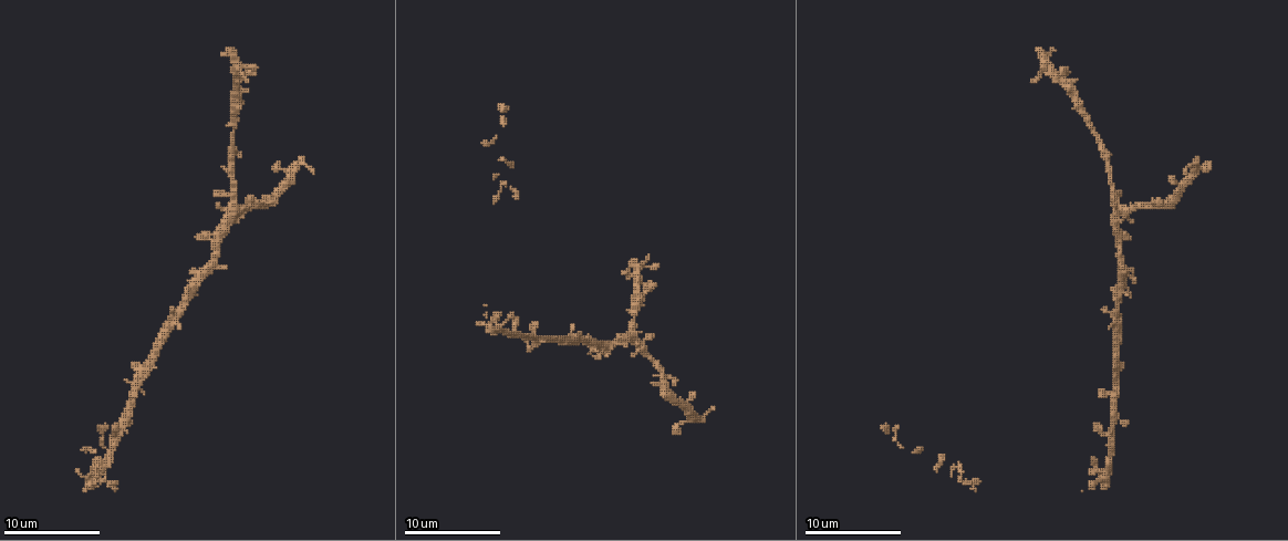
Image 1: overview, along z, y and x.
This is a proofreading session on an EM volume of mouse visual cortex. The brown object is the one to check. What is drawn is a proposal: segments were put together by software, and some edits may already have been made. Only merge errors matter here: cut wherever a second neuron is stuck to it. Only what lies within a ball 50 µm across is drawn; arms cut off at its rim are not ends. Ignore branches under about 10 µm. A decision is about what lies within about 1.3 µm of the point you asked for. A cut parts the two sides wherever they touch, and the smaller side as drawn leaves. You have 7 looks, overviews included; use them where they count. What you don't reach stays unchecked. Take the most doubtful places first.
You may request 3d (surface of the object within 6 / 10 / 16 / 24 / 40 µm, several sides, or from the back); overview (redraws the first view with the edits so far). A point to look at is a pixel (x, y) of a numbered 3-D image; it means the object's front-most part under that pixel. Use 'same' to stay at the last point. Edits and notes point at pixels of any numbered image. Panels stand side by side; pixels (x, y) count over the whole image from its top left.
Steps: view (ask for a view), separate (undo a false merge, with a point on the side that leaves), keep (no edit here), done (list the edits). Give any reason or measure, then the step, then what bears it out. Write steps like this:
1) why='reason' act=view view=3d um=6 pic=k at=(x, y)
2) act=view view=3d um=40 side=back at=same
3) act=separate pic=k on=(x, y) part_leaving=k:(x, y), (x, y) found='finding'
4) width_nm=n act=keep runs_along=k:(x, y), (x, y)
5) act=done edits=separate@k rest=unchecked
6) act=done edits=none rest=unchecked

why='a fork' act=view view=3d um=10 pic=1 at=(139, 383)

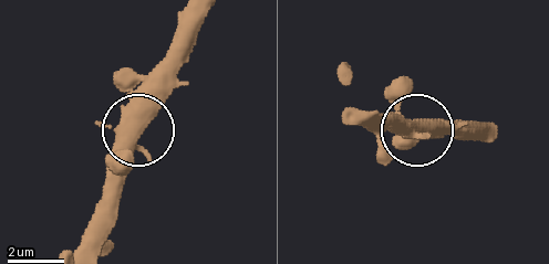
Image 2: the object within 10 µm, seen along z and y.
width_nm=440 act=keep runs_along=2:(125, 116), (134, 123), (171, 73) found='continuous, no second neuron'

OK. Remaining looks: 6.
why='small branch off a trunk' act=view view=3d um=6 pic=1 at=(237, 204)

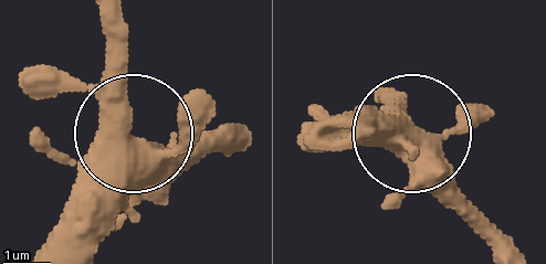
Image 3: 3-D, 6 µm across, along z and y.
why='from behind' act=view view=3d um=6 side=back pic=3 at=(135, 146)

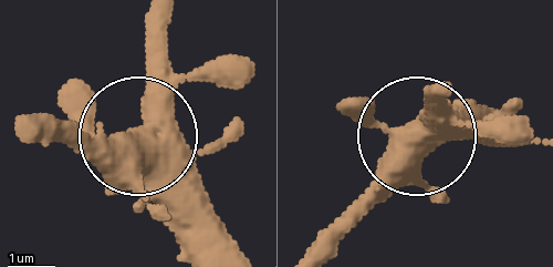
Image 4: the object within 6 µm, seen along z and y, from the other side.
width_nm=500 act=keep runs_along=4:(239, 250), (128, 131), (41, 143) found='all the same neuron'

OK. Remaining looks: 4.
why='three arms meet' act=view view=3d um=6 pic=1 at=(235, 129)

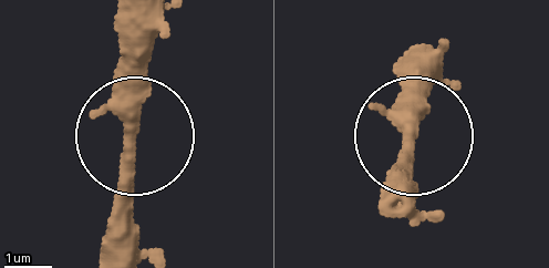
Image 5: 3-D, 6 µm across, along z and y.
act=keep runs_along=5:(396, 212), (408, 53) found='continuous, no second neuron'

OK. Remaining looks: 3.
act=done edits=none rest=unchecked

